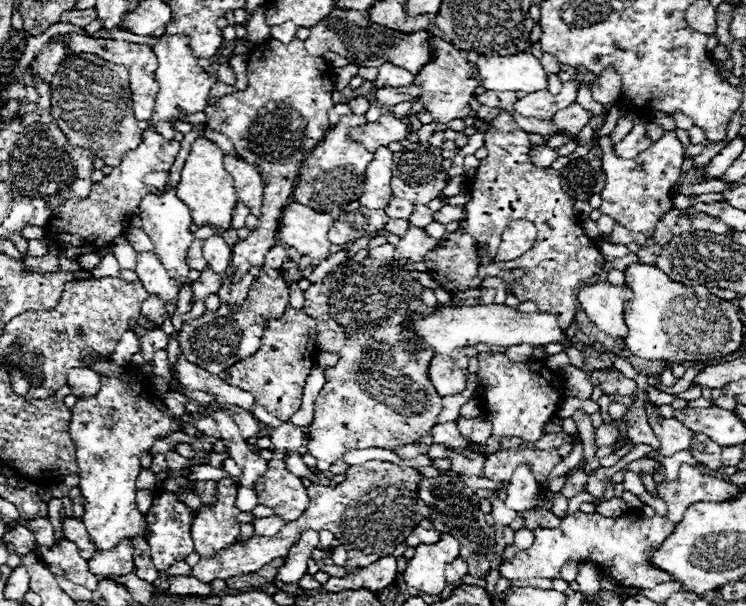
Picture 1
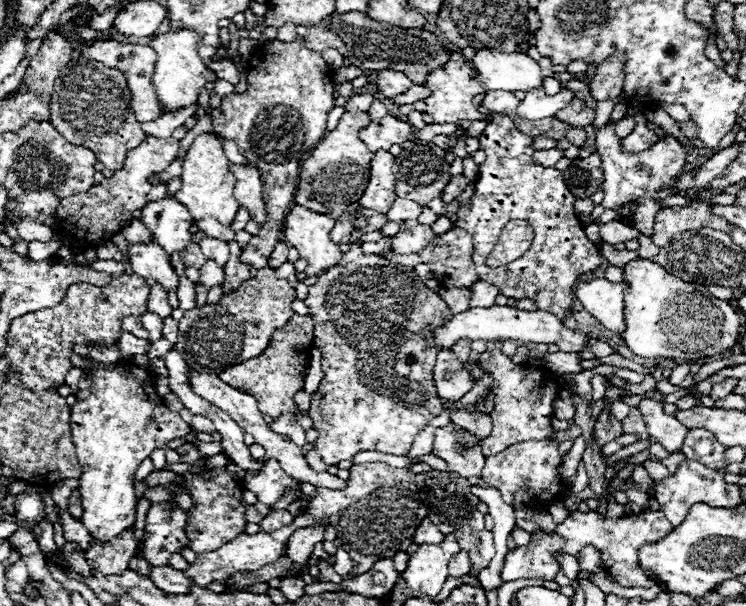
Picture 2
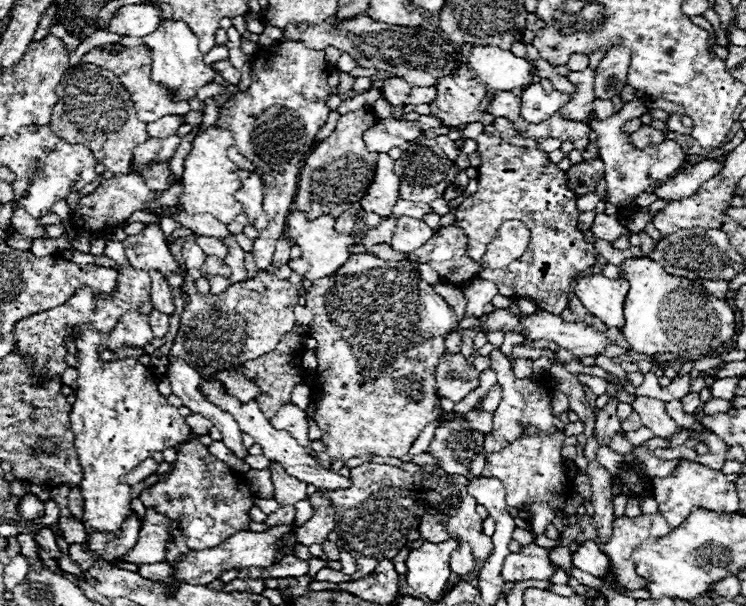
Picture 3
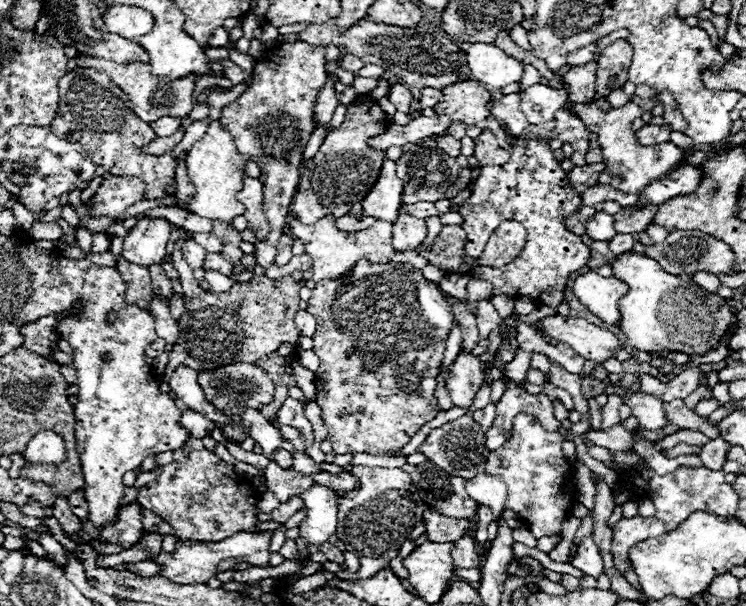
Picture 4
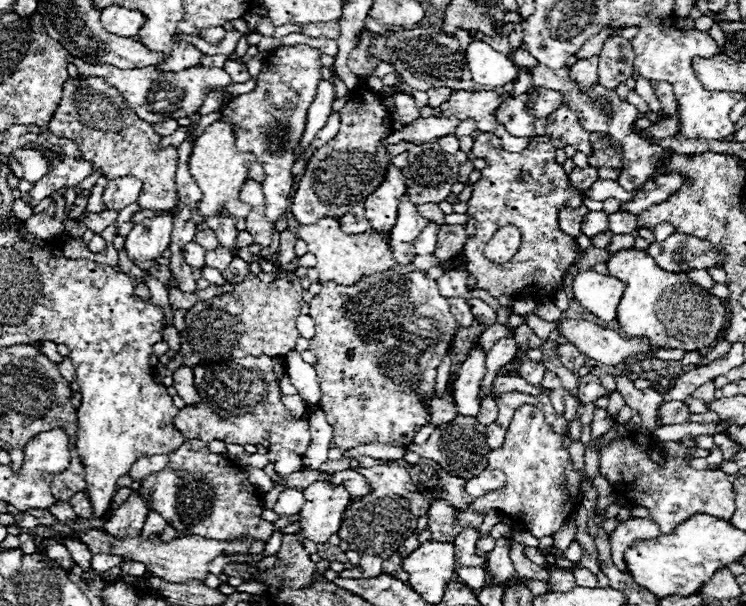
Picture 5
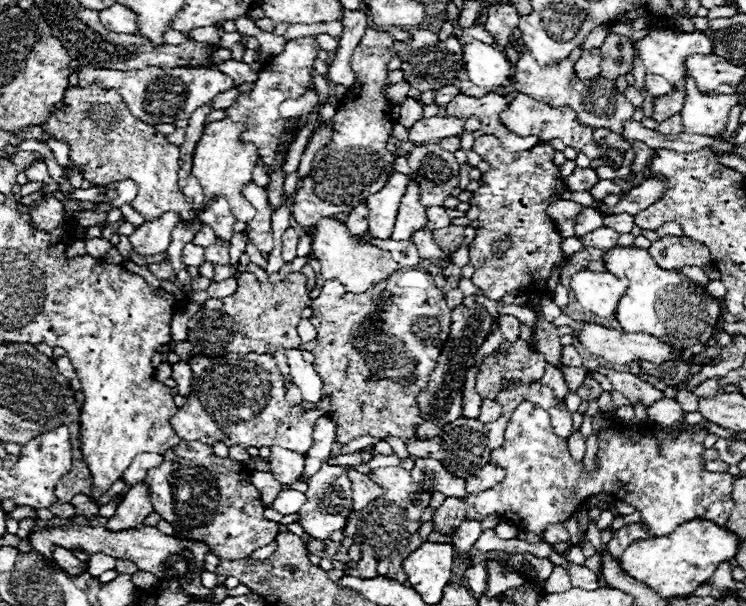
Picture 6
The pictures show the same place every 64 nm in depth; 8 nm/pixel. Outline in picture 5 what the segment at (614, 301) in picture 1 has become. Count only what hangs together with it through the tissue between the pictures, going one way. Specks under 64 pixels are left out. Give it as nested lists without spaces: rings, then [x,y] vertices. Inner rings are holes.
[[[594,270],[580,272],[572,282],[574,298],[594,316],[604,322],[616,320],[616,306],[626,290],[626,284],[614,276],[604,276]]]

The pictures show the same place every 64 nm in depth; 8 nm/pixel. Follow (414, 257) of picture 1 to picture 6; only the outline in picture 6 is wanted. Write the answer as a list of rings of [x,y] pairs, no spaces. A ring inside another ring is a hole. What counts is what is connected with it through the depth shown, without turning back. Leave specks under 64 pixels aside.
[[[410,182],[406,188],[406,194],[398,208],[398,218],[394,226],[392,240],[410,240],[410,236],[426,226],[426,214],[424,206],[418,202],[418,184]]]

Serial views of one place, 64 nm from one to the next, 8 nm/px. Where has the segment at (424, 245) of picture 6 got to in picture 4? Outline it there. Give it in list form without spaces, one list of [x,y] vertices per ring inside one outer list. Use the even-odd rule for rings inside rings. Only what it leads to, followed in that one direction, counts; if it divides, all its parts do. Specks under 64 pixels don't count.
[[[428,216],[428,218],[426,218],[426,226],[428,226],[428,238],[426,238],[424,246],[430,246],[430,242],[434,240],[434,236],[442,230],[440,218],[438,218],[438,216]]]

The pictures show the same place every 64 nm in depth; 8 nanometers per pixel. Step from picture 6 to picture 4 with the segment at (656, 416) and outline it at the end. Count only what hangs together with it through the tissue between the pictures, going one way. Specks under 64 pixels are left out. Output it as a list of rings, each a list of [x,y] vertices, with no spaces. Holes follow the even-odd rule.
[[[682,400],[666,402],[666,404],[664,404],[664,412],[666,412],[668,420],[670,420],[672,424],[676,424],[678,428],[690,428],[690,430],[698,430],[698,432],[706,434],[708,438],[718,438],[716,428],[710,426],[704,418],[700,418],[700,416],[694,414],[692,410],[688,410]]]

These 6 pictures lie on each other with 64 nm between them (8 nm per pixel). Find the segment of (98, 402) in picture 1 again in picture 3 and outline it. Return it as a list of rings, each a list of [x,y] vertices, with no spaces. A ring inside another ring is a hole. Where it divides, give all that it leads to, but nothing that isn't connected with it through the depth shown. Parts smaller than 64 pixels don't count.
[[[134,310],[126,312],[118,326],[110,334],[100,334],[94,328],[84,328],[80,340],[76,340],[78,346],[78,390],[76,390],[76,402],[72,404],[72,430],[74,430],[74,446],[78,452],[78,460],[84,472],[84,478],[80,482],[82,498],[84,498],[84,516],[82,522],[96,530],[96,532],[116,532],[122,528],[122,524],[132,514],[132,498],[130,498],[130,486],[122,482],[122,476],[132,472],[142,460],[150,458],[154,452],[172,448],[182,444],[188,434],[190,426],[184,422],[184,416],[180,416],[178,408],[170,406],[166,398],[158,392],[156,380],[150,376],[148,368],[138,362],[138,358],[124,358],[114,362],[102,362],[100,352],[102,350],[116,350],[120,346],[144,346],[150,340],[154,340],[154,334],[148,324],[146,314],[138,314]]]

